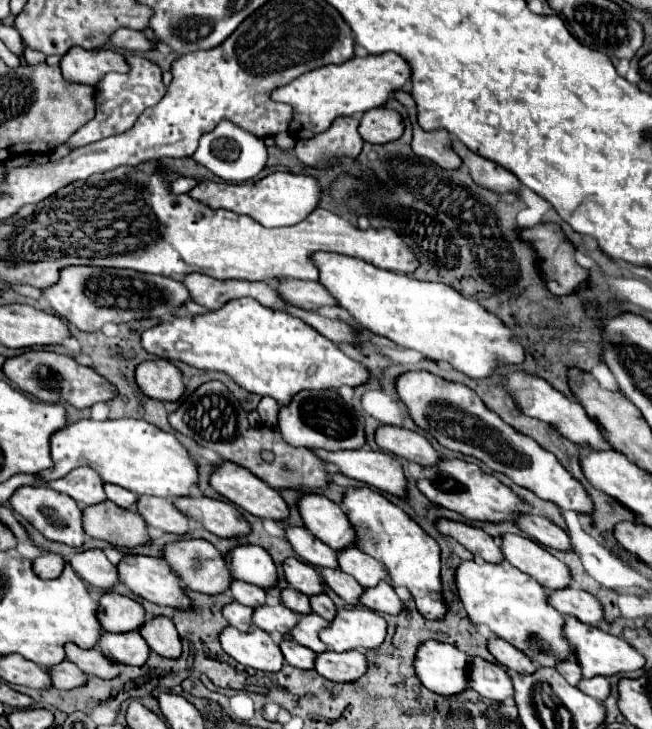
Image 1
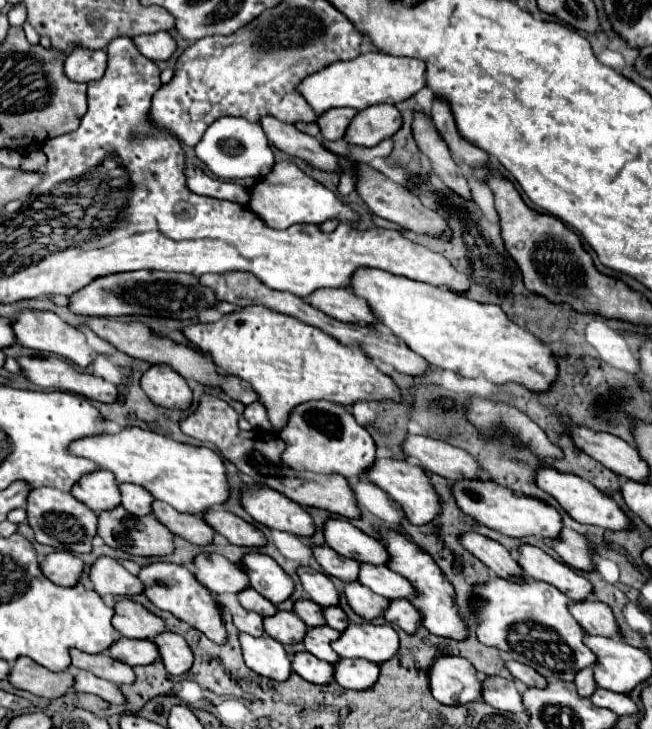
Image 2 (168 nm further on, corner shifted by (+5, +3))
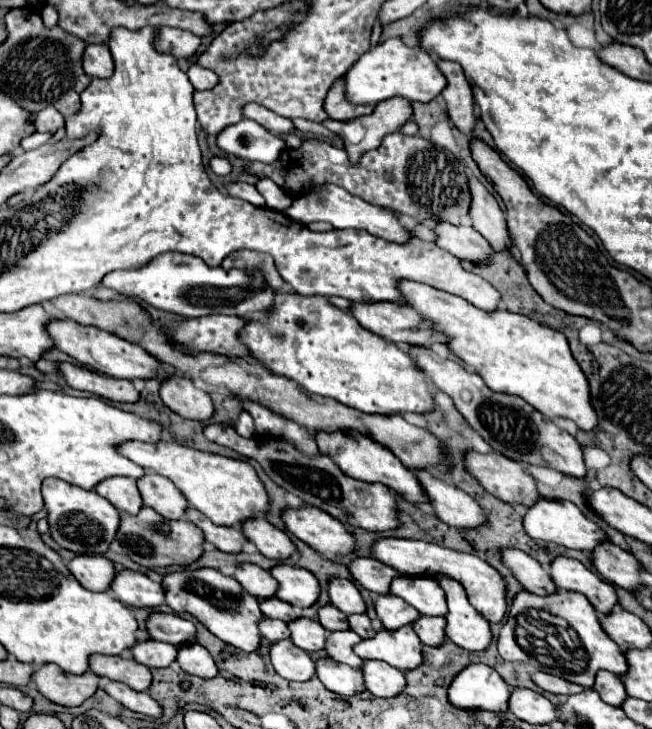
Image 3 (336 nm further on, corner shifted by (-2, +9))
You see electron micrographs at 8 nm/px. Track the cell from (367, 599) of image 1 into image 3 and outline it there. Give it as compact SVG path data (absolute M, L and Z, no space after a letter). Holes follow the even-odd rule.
M421 615L411 623L411 627L425 645L441 645L445 639L445 617Z

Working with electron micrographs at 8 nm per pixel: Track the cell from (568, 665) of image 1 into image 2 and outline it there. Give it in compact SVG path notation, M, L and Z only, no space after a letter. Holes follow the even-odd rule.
M590 667L584 669L584 671L580 671L580 673L576 675L574 685L576 685L576 689L578 689L578 695L582 695L582 697L590 697L592 691L596 691L596 687L598 687L596 681L594 681L594 675L592 675L592 669L590 669Z

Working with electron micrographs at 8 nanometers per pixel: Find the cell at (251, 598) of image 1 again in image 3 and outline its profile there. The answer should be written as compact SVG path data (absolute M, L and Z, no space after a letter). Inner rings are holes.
M269 597L269 599L259 599L259 607L261 607L261 613L265 617L275 617L275 619L281 619L281 621L293 621L297 619L299 615L293 611L293 605L291 603L285 603L277 597Z

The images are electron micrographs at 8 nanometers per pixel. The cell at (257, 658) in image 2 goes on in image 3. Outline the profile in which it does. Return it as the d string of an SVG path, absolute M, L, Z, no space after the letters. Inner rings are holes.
M289 639L271 643L269 657L273 669L289 681L307 681L315 673L315 663L311 661L311 657Z

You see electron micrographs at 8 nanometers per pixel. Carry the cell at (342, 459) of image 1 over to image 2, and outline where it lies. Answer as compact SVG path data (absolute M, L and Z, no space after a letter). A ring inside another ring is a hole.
M376 459L376 463L372 465L372 469L368 469L368 473L364 475L370 483L378 485L380 489L384 489L396 503L402 505L406 517L414 523L414 525L424 525L434 521L440 513L442 513L442 505L440 505L440 497L436 493L436 489L432 487L428 475L424 473L424 469L412 461L396 461L396 459Z

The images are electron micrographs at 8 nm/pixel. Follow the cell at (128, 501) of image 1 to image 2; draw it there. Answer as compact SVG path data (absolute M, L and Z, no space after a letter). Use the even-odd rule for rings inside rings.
M122 483L120 485L122 491L122 507L132 511L132 515L148 515L152 513L152 503L154 497L140 485L134 483Z

